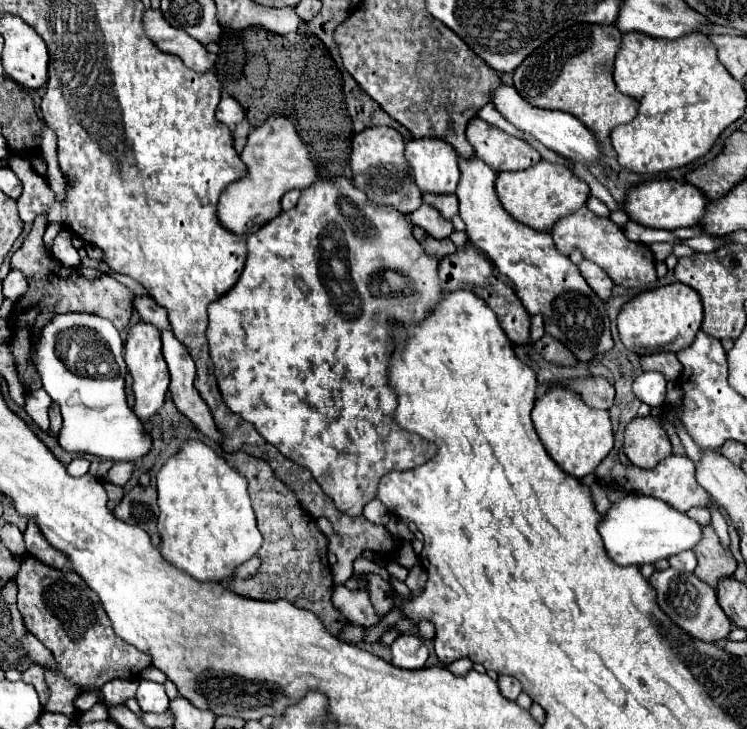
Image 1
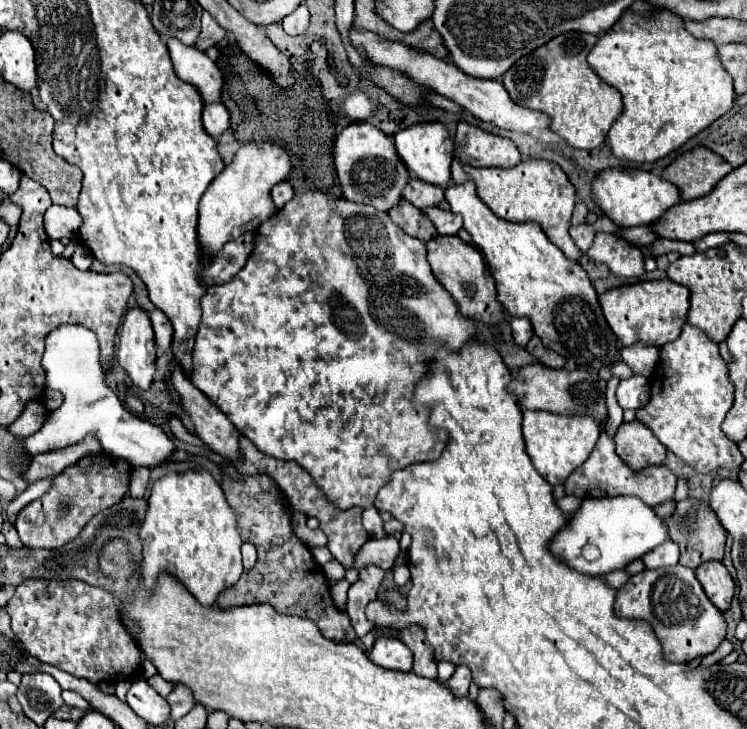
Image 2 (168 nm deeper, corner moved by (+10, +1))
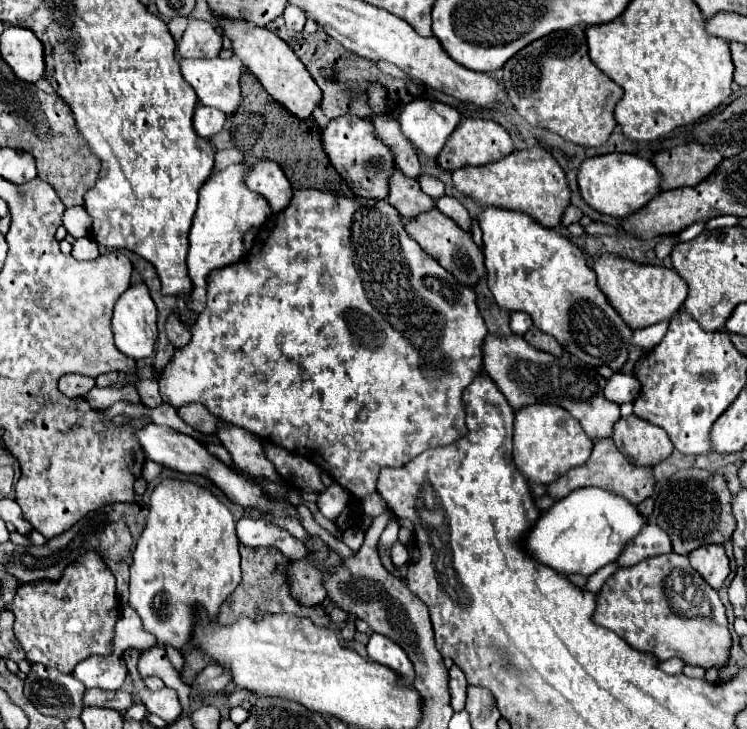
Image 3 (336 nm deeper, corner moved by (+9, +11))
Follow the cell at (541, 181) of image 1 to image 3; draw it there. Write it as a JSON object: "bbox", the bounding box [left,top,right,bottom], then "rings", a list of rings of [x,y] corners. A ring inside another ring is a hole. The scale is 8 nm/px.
{"bbox":[453,148,569,228],"rings":[[[543,148],[517,150],[497,162],[477,168],[465,166],[453,172],[453,184],[461,194],[473,198],[479,208],[493,206],[505,210],[517,210],[531,216],[545,228],[561,224],[563,210],[569,206],[569,188],[565,172]]]}

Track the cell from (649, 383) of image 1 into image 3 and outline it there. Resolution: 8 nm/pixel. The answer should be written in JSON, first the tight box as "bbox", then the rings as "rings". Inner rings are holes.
{"bbox":[603,372,639,404],"rings":[[[615,372],[605,388],[603,388],[603,394],[609,402],[615,402],[615,404],[623,404],[623,402],[633,402],[635,396],[639,392],[639,382],[635,380],[635,376],[631,374],[623,374],[623,372]]]}

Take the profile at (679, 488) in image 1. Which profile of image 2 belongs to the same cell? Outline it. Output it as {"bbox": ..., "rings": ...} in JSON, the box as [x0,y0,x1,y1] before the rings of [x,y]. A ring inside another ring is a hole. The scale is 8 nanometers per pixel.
{"bbox":[566,432,676,508],"rings":[[[606,432],[600,434],[600,440],[590,454],[590,458],[574,470],[568,480],[566,480],[566,494],[578,496],[578,498],[602,498],[602,496],[636,496],[650,508],[660,506],[662,502],[668,502],[674,498],[674,488],[676,488],[676,474],[666,468],[666,466],[648,466],[640,472],[632,470],[614,450],[614,440],[606,436]]]}

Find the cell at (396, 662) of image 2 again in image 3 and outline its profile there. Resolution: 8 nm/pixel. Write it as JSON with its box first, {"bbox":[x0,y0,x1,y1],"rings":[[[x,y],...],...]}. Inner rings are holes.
{"bbox":[367,634,415,688],"rings":[[[371,634],[367,644],[367,656],[371,662],[391,668],[399,676],[401,684],[397,686],[409,688],[413,684],[413,678],[415,678],[413,664],[407,660],[407,654],[403,652],[403,648],[399,644],[393,644],[393,640],[389,640],[387,636]]]}

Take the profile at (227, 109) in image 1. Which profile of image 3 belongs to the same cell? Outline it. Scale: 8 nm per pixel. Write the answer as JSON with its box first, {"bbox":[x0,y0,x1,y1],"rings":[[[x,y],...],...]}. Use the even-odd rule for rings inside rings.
{"bbox":[193,104,227,140],"rings":[[[199,104],[193,114],[193,128],[201,138],[209,140],[213,134],[217,134],[225,126],[225,120],[227,120],[225,114],[217,112],[217,108]]]}

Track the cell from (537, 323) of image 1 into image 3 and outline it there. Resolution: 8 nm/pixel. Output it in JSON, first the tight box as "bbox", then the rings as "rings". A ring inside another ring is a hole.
{"bbox":[509,312,531,334],"rings":[[[511,312],[511,322],[509,322],[509,328],[515,332],[515,334],[525,334],[529,328],[531,328],[531,316],[525,314],[525,312]]]}

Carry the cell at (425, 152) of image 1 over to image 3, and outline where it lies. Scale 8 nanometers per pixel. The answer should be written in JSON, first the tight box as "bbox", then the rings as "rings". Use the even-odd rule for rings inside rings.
{"bbox":[399,100,461,158],"rings":[[[413,100],[399,116],[403,134],[427,158],[437,158],[449,134],[457,128],[459,120],[461,112],[457,108],[431,100]]]}

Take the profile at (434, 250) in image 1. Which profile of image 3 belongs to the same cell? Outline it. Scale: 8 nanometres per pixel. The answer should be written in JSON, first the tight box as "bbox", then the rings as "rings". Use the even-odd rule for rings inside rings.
{"bbox":[387,168,435,218],"rings":[[[395,168],[395,172],[389,176],[389,196],[387,202],[397,208],[397,212],[403,218],[413,218],[421,212],[429,212],[435,208],[435,202],[431,196],[427,196],[421,188],[419,182],[405,176],[401,170]]]}

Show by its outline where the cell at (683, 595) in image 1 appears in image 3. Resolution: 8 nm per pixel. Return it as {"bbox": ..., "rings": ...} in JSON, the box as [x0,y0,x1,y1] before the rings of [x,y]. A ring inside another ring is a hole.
{"bbox":[593,552,731,668],"rings":[[[669,552],[647,558],[631,568],[619,568],[597,592],[593,622],[613,630],[629,646],[649,652],[659,660],[681,658],[685,664],[701,668],[725,668],[729,664],[731,634],[725,606],[717,592],[695,572],[687,556]],[[701,602],[709,602],[711,612],[701,616]]]}

